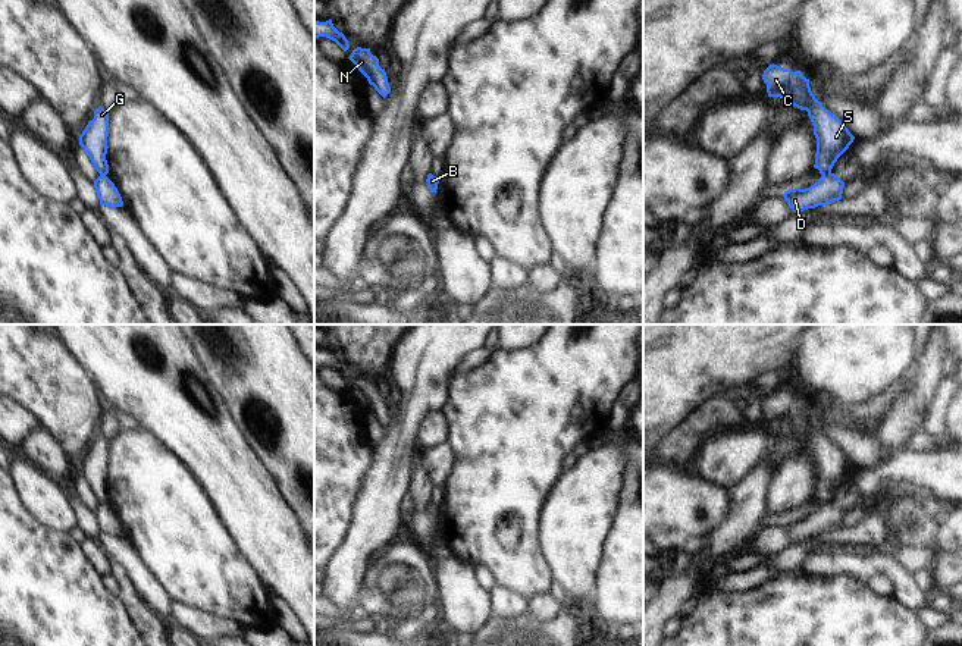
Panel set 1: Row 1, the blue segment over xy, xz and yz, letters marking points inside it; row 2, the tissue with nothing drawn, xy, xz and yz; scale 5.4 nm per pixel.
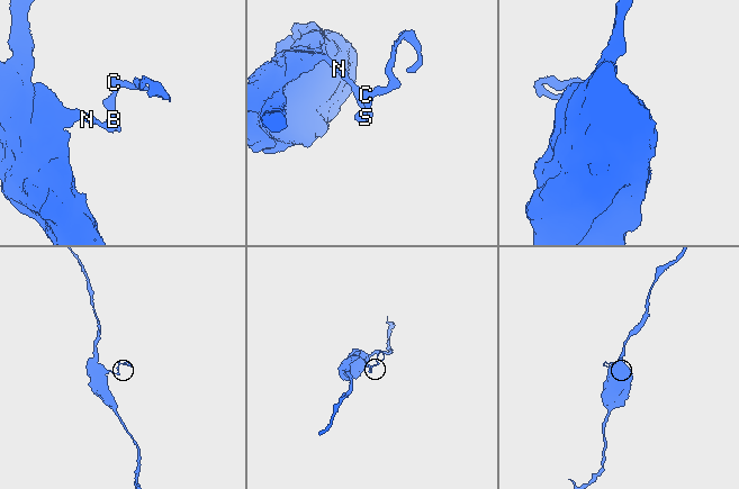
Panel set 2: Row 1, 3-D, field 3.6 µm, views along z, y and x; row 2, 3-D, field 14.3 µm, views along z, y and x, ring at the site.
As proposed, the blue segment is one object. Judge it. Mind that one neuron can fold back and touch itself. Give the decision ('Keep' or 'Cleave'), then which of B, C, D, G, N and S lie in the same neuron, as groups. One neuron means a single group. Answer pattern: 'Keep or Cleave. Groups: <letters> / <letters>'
Cleave. Groups: B D N / C G S.

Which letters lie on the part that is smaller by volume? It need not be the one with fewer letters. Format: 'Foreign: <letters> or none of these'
Foreign: C, G, S

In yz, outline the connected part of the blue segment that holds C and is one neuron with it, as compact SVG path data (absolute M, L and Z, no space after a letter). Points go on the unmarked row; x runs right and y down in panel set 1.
M773 392L764 399L762 408L767 413L768 426L787 427L795 436L808 440L817 467L814 496L821 504L831 502L834 492L855 465L836 443L815 427L809 408L800 399L792 401Z

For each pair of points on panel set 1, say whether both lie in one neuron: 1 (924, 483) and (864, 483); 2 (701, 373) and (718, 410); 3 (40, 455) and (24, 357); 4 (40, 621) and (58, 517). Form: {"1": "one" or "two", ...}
{"1": "one", "2": "two", "3": "two", "4": "two"}

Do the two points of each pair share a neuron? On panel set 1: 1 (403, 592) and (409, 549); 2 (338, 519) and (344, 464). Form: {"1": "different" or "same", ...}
{"1": "same", "2": "same"}

